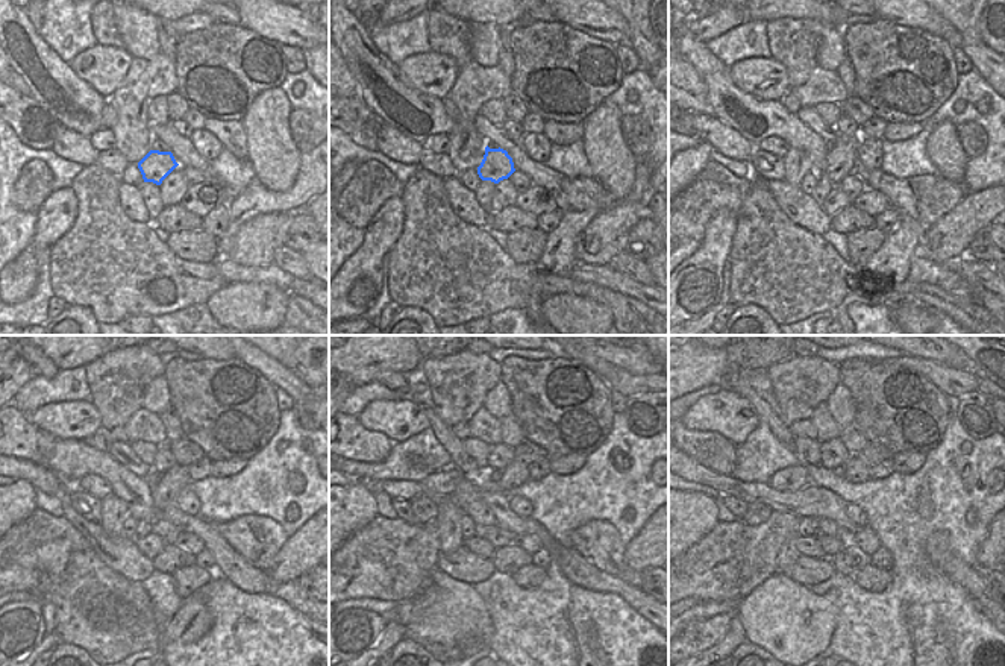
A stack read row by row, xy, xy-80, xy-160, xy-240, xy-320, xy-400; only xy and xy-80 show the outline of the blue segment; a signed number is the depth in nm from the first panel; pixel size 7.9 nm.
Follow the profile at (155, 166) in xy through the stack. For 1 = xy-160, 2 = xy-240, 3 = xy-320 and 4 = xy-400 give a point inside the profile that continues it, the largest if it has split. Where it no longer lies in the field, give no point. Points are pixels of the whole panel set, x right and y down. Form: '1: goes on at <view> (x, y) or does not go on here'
1: goes on at xy-160 (842, 158)
2: goes on at xy-240 (165, 487)
3: goes on at xy-320 (516, 474)
4: goes on at xy-400 (855, 471)

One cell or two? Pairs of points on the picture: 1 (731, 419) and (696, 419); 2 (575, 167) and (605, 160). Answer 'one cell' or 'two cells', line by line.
1: one cell
2: two cells

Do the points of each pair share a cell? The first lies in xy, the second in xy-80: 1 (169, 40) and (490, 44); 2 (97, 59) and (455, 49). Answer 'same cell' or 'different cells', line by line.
1: different cells
2: different cells

